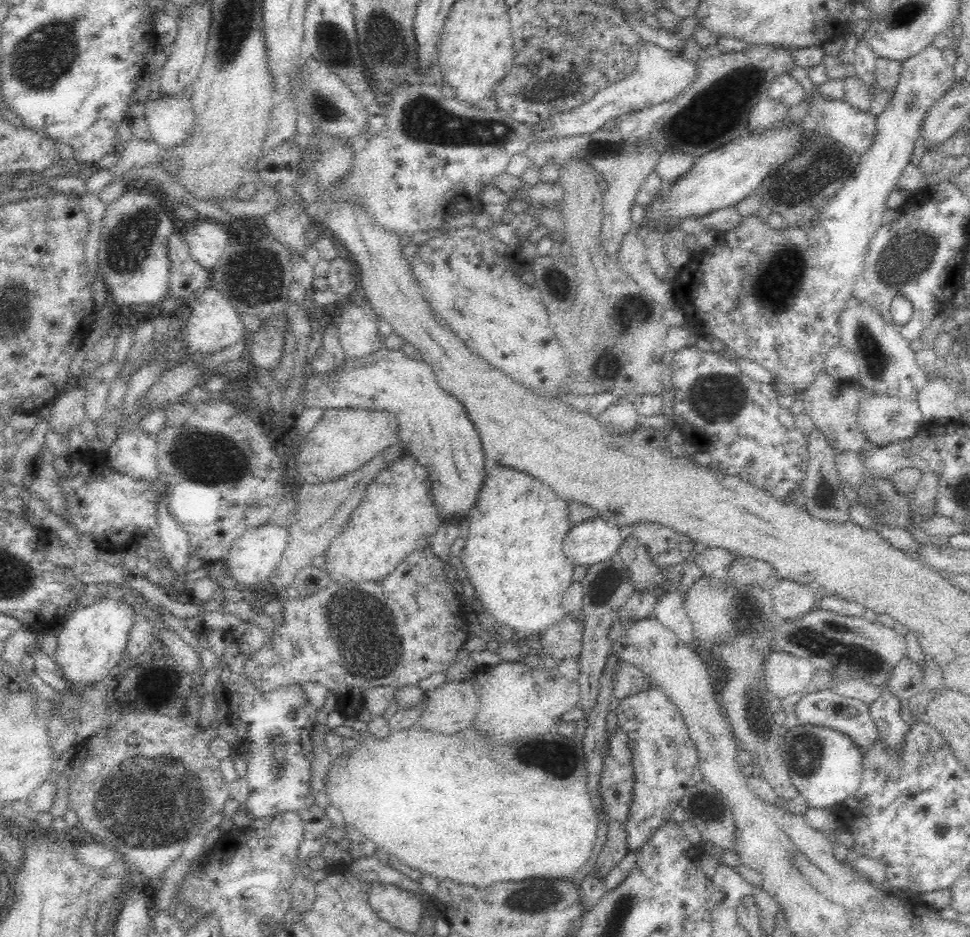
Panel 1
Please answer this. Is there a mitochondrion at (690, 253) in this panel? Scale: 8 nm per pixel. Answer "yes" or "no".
no

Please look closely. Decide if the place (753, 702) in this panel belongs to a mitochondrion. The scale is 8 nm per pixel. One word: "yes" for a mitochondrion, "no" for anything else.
yes

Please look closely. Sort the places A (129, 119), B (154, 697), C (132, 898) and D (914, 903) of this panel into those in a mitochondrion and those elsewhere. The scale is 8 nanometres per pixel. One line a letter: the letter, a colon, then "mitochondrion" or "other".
A: other
B: other
C: other
D: other

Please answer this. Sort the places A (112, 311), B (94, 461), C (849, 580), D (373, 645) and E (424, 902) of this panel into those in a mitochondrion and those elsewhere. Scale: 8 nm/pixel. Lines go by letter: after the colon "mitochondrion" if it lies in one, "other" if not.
A: other
B: other
C: other
D: mitochondrion
E: other

